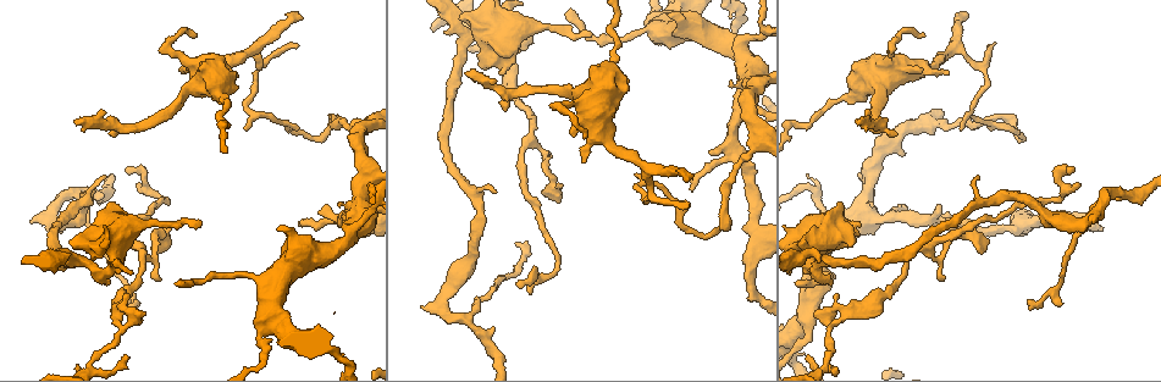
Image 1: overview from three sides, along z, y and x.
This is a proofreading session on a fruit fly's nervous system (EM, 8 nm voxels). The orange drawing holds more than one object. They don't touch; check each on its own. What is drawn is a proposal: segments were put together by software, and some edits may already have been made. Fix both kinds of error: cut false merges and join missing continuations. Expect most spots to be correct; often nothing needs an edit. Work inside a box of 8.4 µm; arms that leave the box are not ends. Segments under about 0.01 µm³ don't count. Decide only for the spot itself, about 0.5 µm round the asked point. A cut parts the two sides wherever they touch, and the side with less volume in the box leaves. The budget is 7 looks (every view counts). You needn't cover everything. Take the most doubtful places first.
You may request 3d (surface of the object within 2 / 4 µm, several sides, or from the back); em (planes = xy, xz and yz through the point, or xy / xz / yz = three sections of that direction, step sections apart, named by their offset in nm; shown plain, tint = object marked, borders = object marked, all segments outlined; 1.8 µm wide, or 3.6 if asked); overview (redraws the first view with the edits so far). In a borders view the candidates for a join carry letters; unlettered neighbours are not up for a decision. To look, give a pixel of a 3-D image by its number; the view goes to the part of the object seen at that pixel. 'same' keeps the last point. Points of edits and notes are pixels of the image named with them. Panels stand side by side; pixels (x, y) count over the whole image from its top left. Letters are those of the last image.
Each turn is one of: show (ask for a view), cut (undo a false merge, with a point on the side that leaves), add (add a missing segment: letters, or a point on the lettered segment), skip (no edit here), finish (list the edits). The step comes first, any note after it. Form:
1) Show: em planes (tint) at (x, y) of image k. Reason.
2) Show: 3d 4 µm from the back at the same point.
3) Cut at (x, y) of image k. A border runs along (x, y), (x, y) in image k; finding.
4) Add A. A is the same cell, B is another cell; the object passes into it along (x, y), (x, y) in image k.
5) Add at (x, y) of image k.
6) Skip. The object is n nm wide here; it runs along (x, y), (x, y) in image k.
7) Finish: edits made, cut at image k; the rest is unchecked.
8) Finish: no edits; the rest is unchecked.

Show: em yz step 4 (tint) at (807, 254) of image 1. Thin neck.

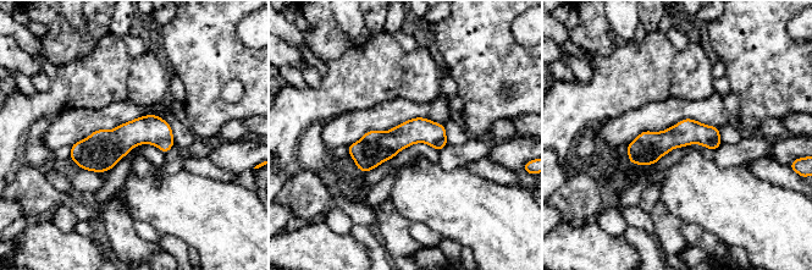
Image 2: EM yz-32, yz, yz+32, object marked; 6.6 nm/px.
Show: em yz step 4 (borders) at the same point. What lies round it.

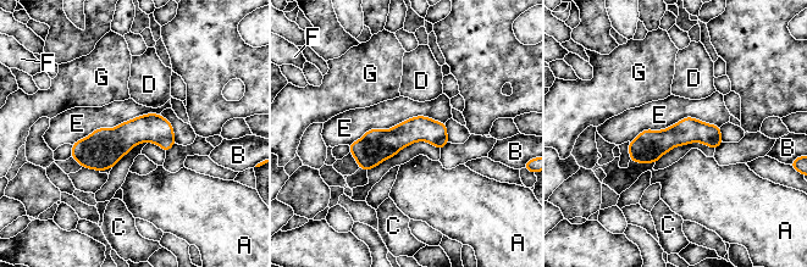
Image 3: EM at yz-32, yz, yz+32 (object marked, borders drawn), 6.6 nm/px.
Skip. The longest contact is with E, 650 nm; A, B, C, D, E, F and G are other cells; a border runs along (445, 122), (412, 116), (348, 145) in image 3; one neuron here.

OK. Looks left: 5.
Show: em xy step 16 (tint) at (743, 51) of image 1. A fork.

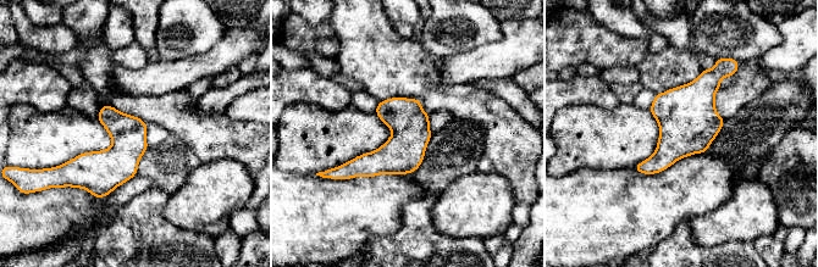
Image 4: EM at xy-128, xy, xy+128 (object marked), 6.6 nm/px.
Show: em planes (borders) at the same point. Cut it another way.

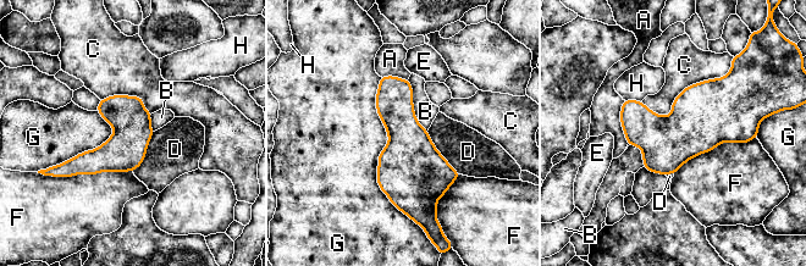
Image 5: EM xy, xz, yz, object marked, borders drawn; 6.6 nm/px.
Skip. The longest contact is with G, 950 nm; A, B, C, D, E, F, G and H are other cells; continuous, no second neuron.

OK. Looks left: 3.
Show: 3d 4 µm at (127, 169) of image 1. Branch stops here.

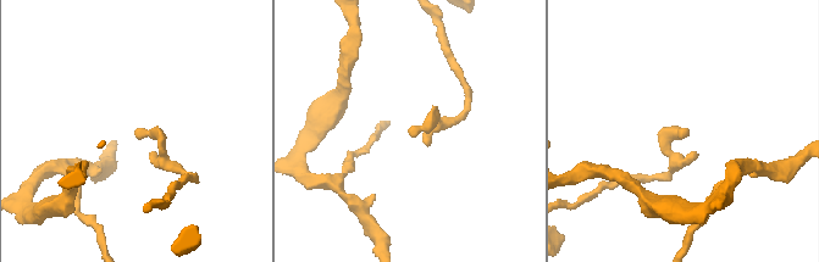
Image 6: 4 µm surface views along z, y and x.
Show: em planes (borders) at (411, 136) of image 6.

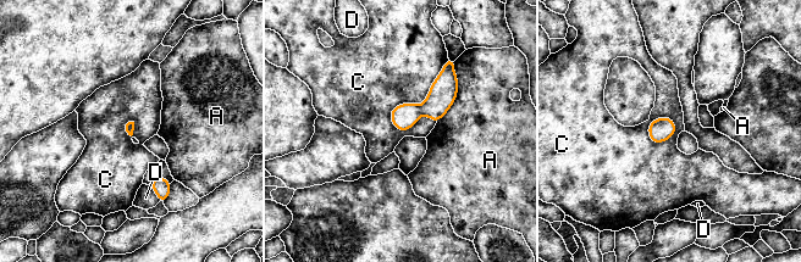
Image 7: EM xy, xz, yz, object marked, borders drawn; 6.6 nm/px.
Skip. The longest contact is with C, 600 nm; A, C and D are other cells; a border runs along (448, 59), (392, 110), (401, 132) in image 7; none of them fits.

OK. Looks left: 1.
Finish: no edits; the rest is unchecked.

